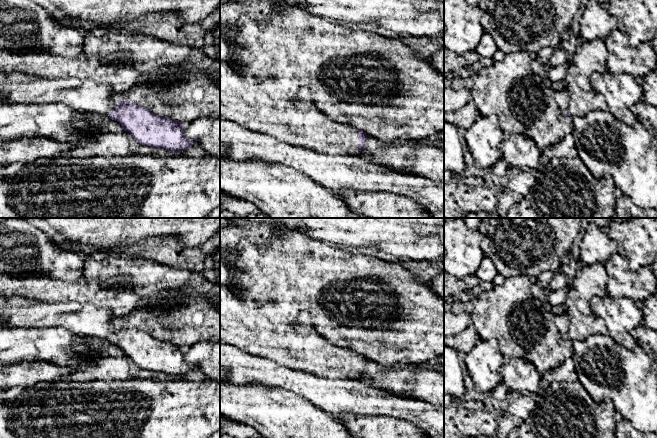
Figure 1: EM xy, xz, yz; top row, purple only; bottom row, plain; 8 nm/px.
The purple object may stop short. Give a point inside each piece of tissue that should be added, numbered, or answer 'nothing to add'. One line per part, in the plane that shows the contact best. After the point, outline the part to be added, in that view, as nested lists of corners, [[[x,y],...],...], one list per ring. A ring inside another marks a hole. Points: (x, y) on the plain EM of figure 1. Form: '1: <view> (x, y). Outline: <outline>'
1: xz (266, 331). Outline: [[[220,284],[220,341],[244,352],[268,358],[284,367],[305,371],[331,379],[358,379],[358,352],[346,344],[335,345],[321,336],[320,331],[310,326],[292,325],[292,315],[296,313],[291,302],[262,302],[259,308],[250,307],[237,298],[228,285]]]

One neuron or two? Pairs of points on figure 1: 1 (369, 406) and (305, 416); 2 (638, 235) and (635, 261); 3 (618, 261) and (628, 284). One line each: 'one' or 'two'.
1: two
2: one
3: one

